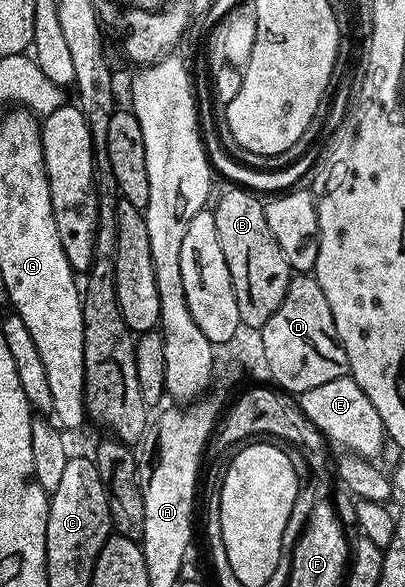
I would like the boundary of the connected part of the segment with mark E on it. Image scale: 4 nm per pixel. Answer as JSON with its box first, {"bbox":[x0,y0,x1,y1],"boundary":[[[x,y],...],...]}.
{"bbox":[297,377,388,460],"boundary":[[[353,377],[328,380],[317,388],[309,388],[309,392],[298,395],[297,398],[303,415],[327,439],[328,443],[335,442],[344,451],[350,452],[358,457],[375,460],[382,455],[384,445],[388,441],[387,429],[383,427],[381,416],[377,408],[373,408],[373,400],[361,392],[361,384]]]}

